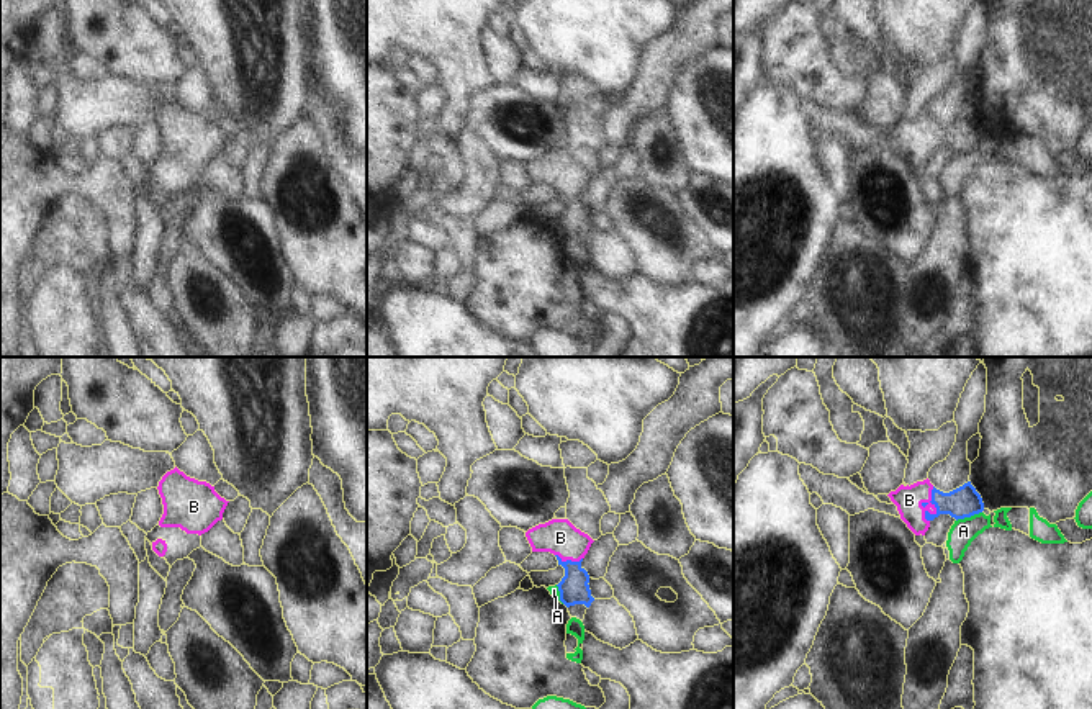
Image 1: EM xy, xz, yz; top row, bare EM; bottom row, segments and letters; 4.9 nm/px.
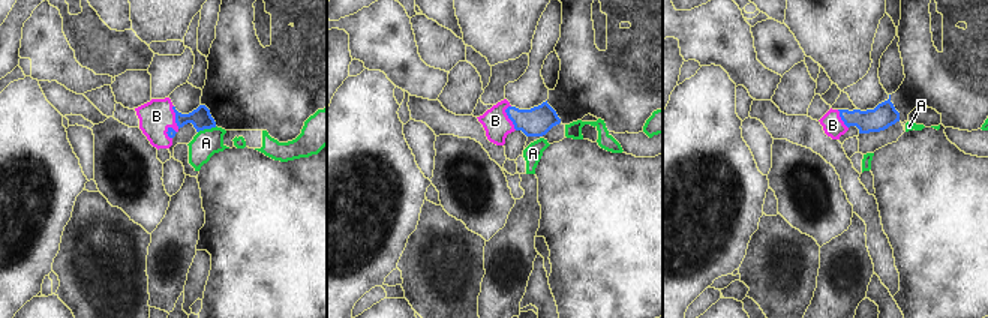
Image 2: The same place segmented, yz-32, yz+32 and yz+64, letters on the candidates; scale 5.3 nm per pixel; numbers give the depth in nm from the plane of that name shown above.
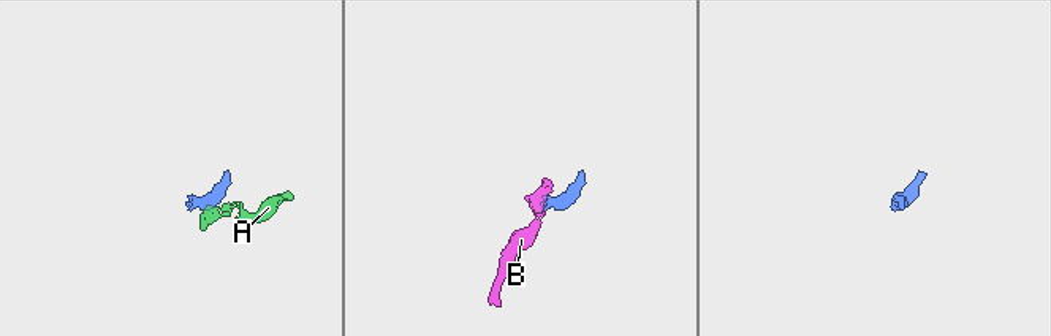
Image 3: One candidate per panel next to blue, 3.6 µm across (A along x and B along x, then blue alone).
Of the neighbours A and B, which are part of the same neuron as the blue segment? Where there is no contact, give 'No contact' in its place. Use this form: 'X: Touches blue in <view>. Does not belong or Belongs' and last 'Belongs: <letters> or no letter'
A: Touches blue in yz. Does not belong
B: Touches blue in yz. Belongs
Belongs: B.

